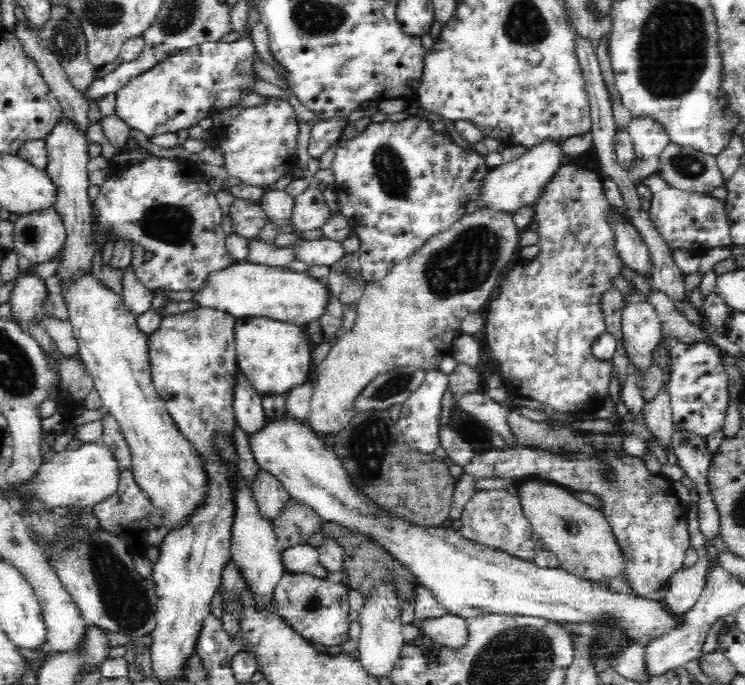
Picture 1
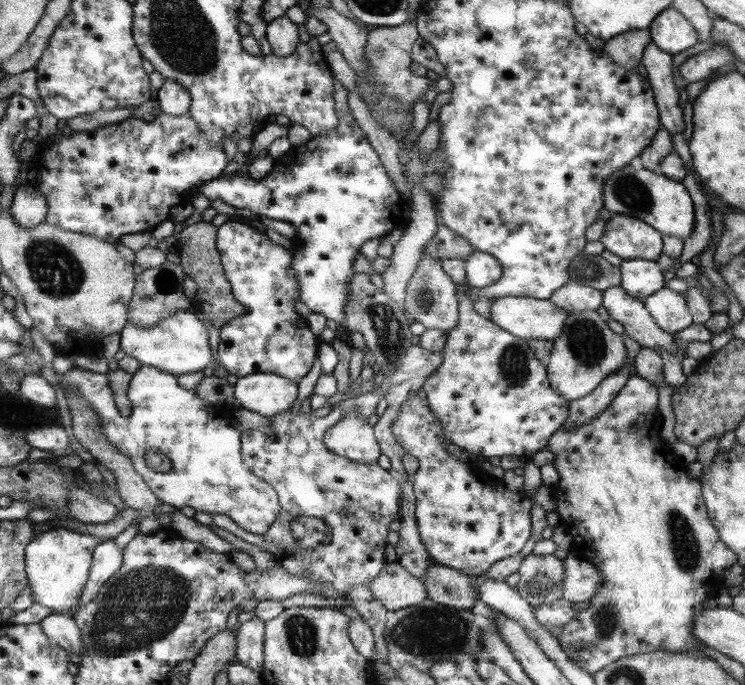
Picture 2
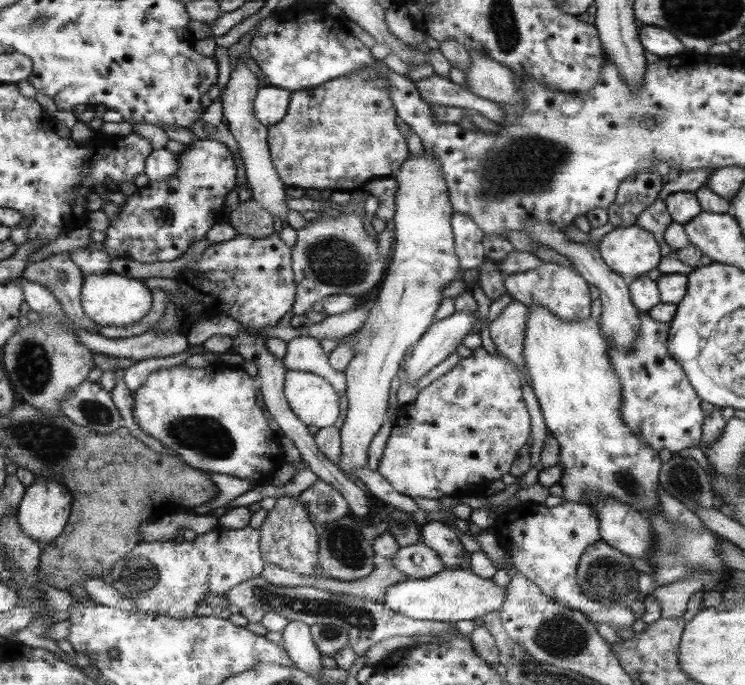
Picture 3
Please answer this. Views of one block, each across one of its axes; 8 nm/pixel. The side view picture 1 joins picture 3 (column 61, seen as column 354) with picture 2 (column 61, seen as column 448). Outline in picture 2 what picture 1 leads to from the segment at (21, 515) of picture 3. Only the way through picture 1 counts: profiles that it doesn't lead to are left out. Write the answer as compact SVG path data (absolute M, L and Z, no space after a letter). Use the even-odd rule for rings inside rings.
M55 528L39 534L35 541L27 544L24 548L24 568L26 586L33 602L59 614L74 610L88 582L94 546L99 542L101 540L97 537Z

